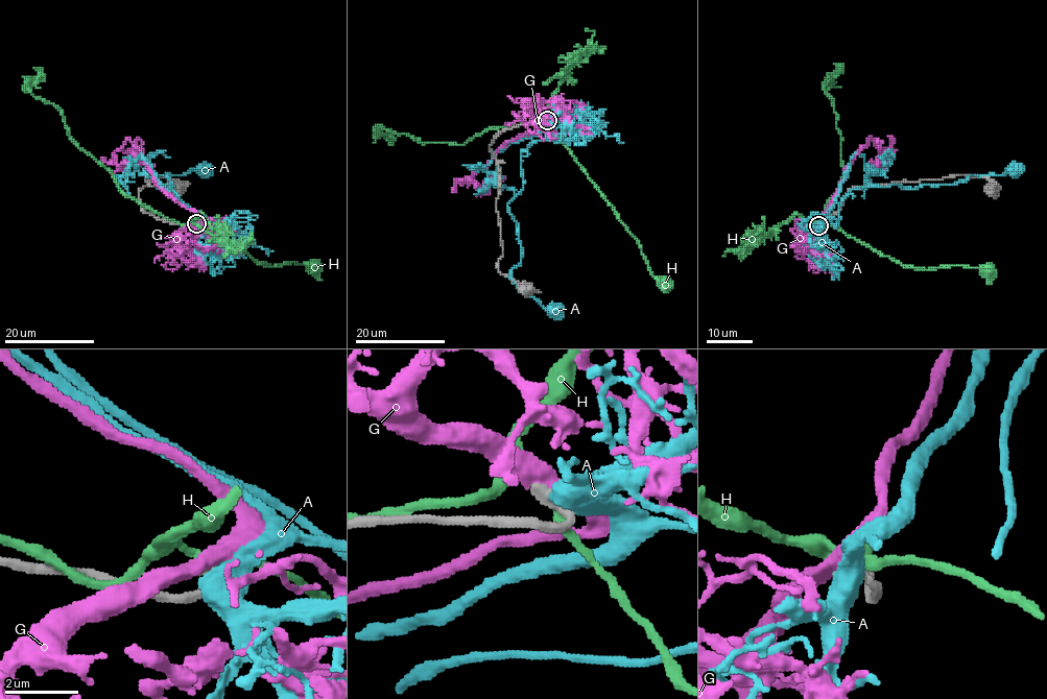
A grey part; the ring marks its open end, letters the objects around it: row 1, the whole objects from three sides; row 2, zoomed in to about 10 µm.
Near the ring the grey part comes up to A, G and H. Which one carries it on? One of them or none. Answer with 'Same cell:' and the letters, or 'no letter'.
Same cell: G

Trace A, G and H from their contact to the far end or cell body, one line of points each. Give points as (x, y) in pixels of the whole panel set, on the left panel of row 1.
A: (198, 223), (236, 217), (217, 225), (172, 186), (157, 188), (170, 184), (159, 175), (206, 169)
G: (196, 223), (200, 218), (158, 186), (143, 155), (126, 139), (121, 148), (155, 165)
H: (197, 223), (206, 223), (240, 251), (263, 265), (287, 263), (314, 266)

